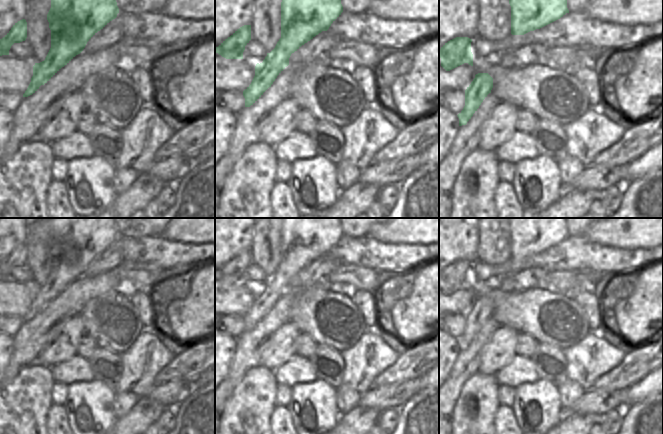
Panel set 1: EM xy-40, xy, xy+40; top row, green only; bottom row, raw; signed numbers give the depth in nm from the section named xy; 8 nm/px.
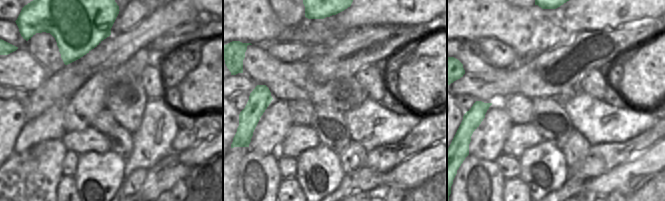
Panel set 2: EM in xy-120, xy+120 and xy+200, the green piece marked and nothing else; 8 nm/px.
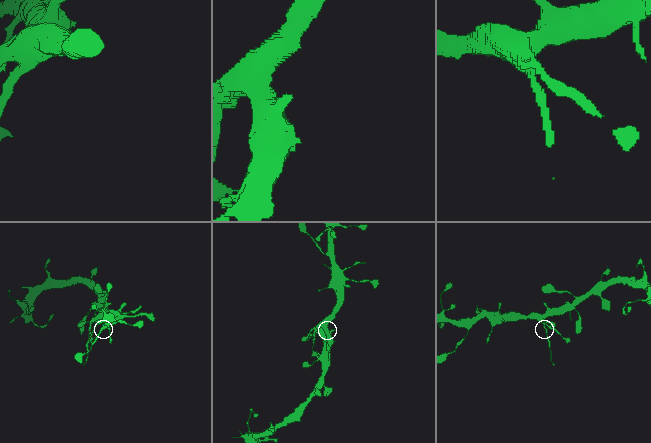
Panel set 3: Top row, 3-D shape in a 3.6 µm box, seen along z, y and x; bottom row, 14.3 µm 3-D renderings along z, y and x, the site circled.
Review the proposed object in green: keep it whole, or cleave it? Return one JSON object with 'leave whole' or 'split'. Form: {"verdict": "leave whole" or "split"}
{"verdict": "split"}

